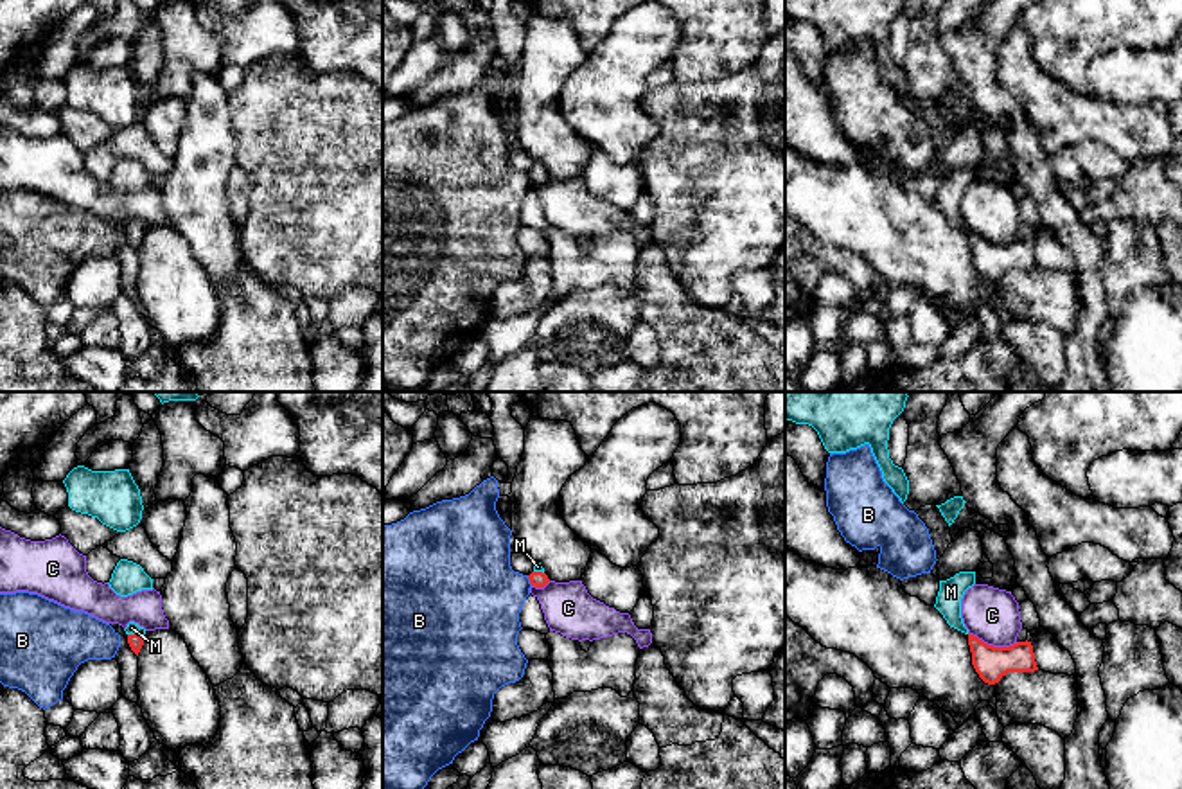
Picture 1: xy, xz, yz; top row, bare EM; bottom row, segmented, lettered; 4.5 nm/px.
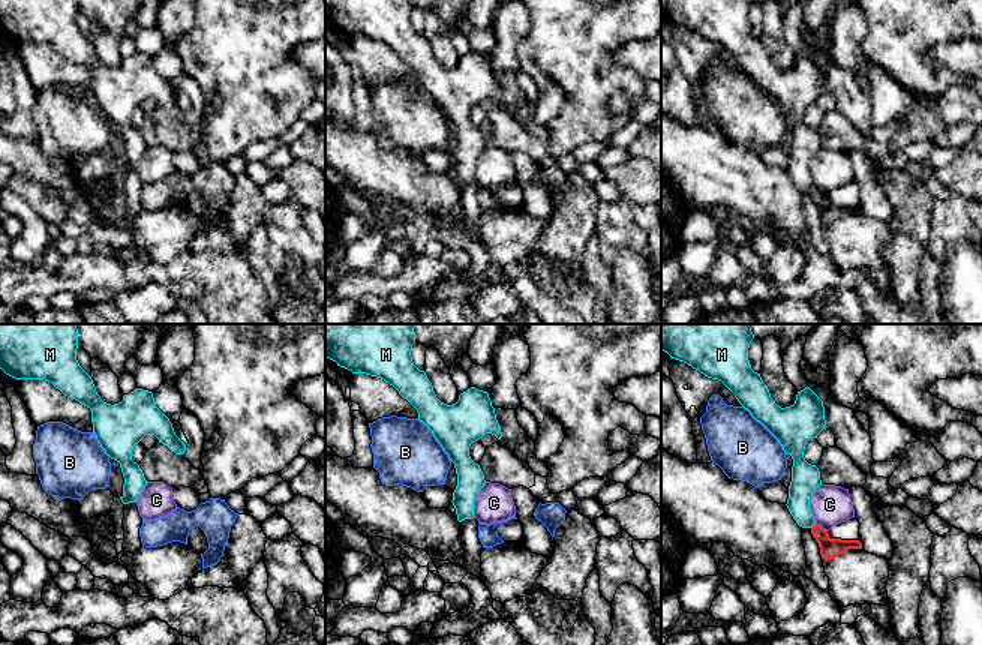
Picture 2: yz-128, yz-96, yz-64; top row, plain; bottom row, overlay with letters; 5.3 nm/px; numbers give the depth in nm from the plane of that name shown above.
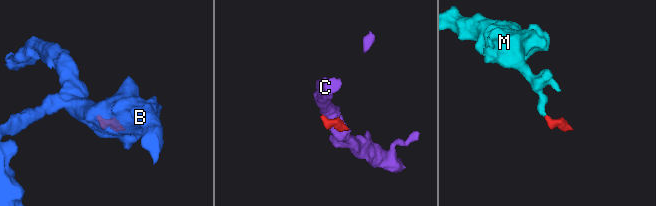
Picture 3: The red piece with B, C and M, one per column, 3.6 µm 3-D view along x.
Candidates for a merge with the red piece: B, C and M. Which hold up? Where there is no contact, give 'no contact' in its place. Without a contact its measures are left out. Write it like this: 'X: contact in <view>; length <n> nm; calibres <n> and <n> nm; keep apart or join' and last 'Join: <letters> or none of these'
B: contact in xz; length 50 nm; calibres 70 and 400 nm; keep apart
C: contact in yz; length 220 nm; calibres 150 and 240 nm; keep apart
M: contact in xy; length 70 nm; calibres 70 and 50 nm; join
Join: M

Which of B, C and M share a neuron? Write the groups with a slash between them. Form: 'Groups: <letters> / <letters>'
Groups: B / C / M

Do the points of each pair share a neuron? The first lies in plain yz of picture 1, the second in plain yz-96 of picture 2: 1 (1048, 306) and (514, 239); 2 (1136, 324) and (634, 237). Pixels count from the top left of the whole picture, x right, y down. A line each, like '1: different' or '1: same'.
1: same
2: different

